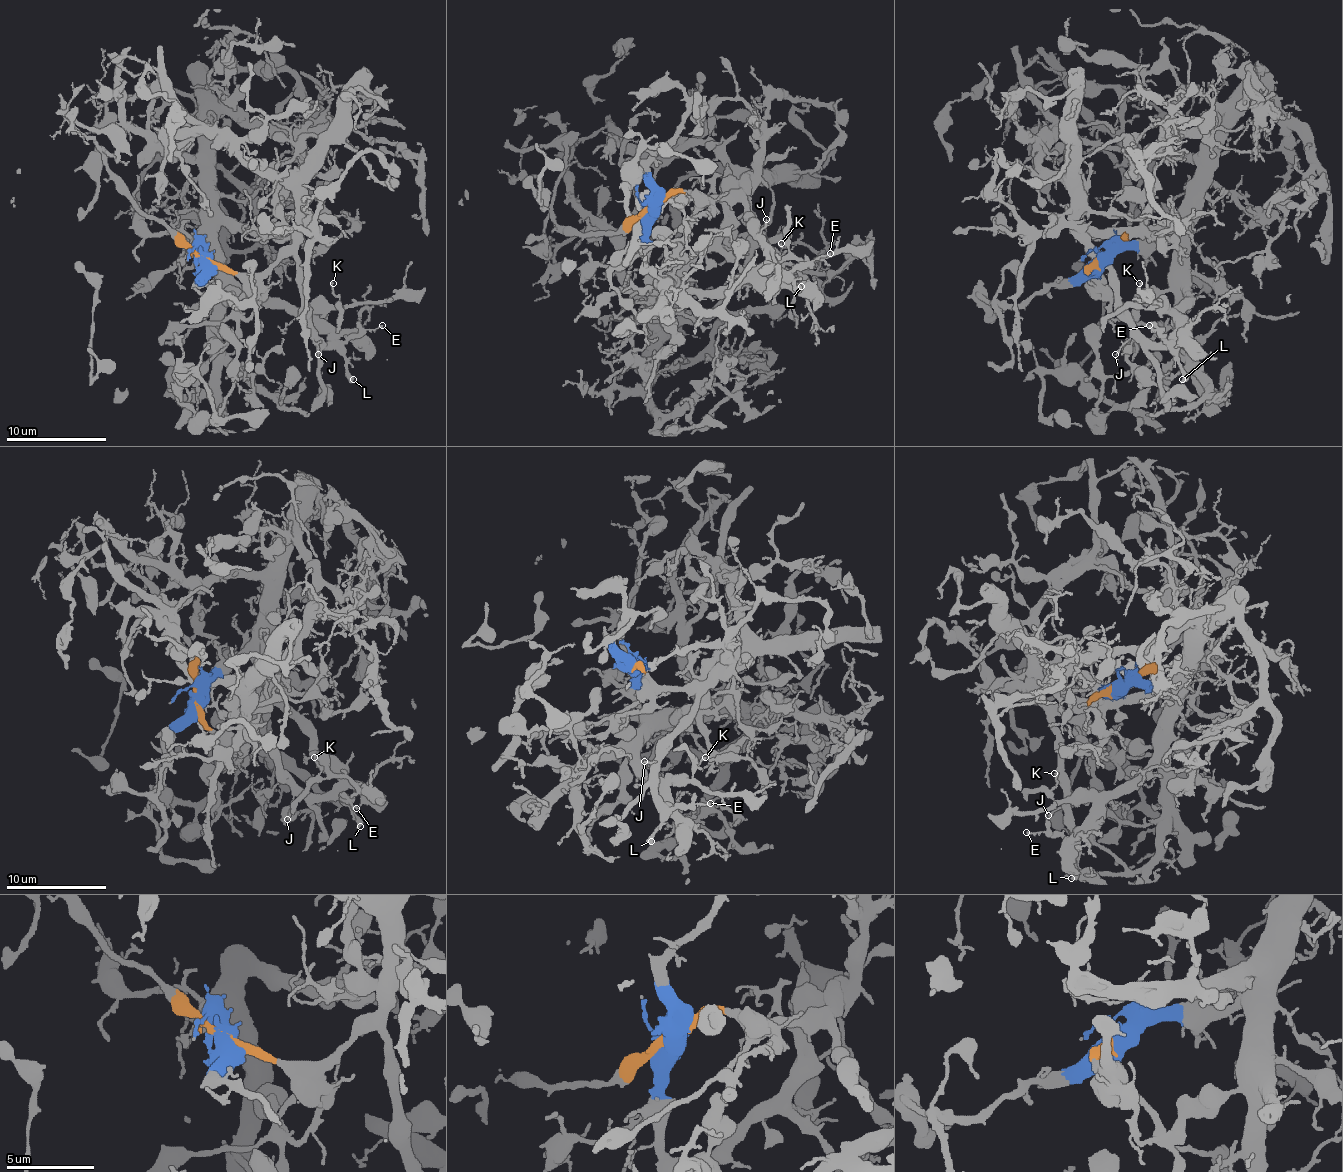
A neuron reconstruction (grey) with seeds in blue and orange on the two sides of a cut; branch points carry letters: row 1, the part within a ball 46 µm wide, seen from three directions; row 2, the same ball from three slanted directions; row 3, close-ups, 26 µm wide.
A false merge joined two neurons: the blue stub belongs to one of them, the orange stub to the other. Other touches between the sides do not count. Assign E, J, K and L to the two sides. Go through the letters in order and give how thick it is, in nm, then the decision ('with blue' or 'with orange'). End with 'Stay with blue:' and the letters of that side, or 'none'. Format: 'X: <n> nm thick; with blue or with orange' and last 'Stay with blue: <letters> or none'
E: 130 nm thick; with orange
J: 140 nm thick; with orange
K: 120 nm thick; with blue
L: 400 nm thick; with orange
Stay with blue: K

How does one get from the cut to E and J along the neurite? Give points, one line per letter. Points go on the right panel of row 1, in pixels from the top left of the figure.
E: (1102, 257), (1089, 272), (1094, 272), (1097, 255), (1109, 270), (1117, 307), (1154, 342), (1167, 342), (1149, 325)
J: (1102, 257), (1089, 272), (1094, 272), (1097, 255), (1109, 270), (1117, 312), (1129, 325), (1129, 340), (1114, 355)

